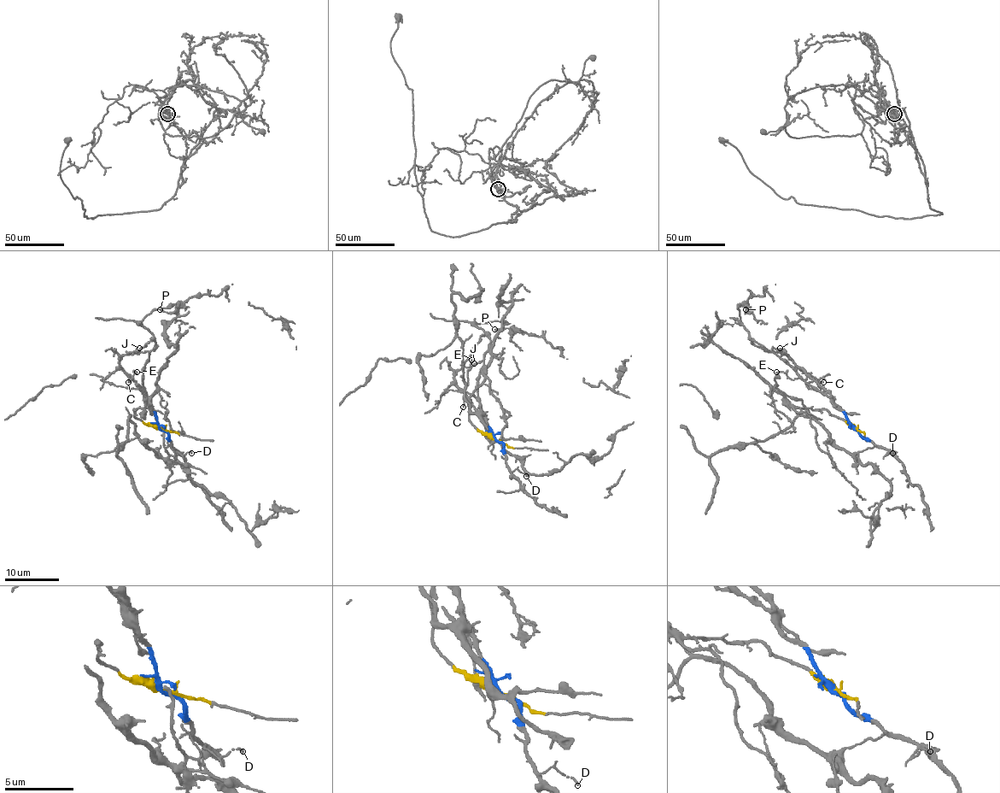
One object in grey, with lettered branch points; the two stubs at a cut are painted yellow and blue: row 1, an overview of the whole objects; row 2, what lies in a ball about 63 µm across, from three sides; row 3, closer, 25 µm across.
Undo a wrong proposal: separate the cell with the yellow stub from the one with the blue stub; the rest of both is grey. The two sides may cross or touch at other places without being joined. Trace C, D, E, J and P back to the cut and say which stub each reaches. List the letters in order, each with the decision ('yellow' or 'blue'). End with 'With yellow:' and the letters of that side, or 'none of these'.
C: blue
D: blue
E: blue
J: blue
P: blue
With yellow: none of these

